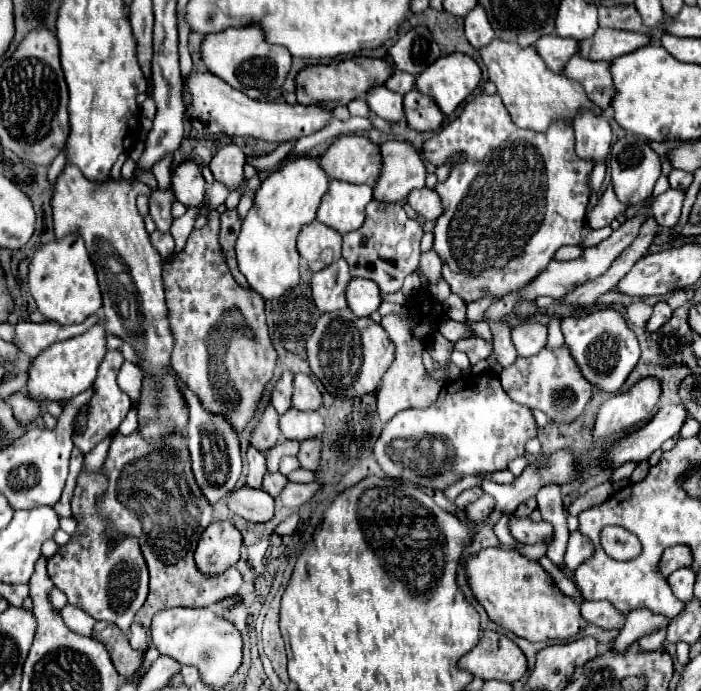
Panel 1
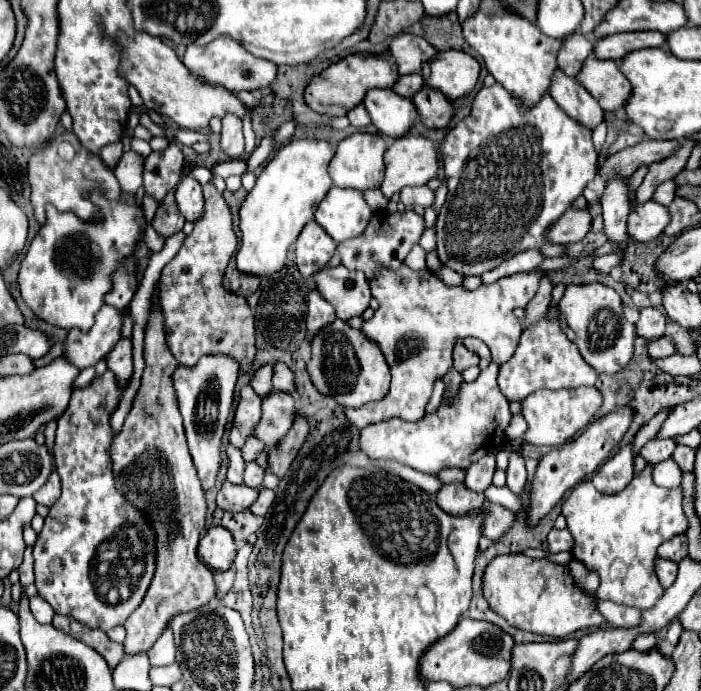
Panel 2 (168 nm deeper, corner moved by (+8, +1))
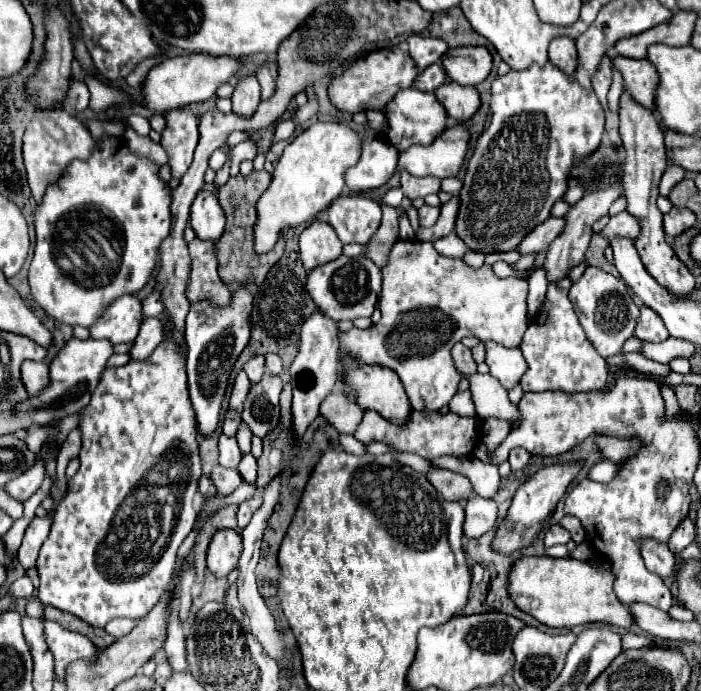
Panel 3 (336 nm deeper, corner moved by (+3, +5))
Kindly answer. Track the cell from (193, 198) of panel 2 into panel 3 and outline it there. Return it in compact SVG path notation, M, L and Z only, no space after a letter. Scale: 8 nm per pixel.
M201 190L191 206L191 226L199 240L219 240L225 230L225 212L215 194Z

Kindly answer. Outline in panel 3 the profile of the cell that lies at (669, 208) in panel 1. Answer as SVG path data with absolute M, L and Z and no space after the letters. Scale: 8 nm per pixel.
M621 212L609 220L609 224L599 232L607 242L613 238L635 238L639 236L639 220L629 216L629 212Z

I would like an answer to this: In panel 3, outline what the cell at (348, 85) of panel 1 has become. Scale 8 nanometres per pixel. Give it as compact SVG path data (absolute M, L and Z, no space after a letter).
M375 50L357 62L353 62L343 76L335 78L329 86L329 96L339 110L349 114L367 112L367 110L383 110L385 104L405 88L411 88L419 70L413 64L413 58L407 52L393 52L393 50Z

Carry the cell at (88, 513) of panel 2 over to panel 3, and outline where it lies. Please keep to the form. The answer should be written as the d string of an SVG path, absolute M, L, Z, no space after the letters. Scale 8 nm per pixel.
M169 326L169 332L165 334L165 340L157 346L157 350L145 358L145 360L131 360L129 364L121 368L109 368L105 370L99 386L95 388L91 402L87 408L83 408L81 414L81 436L83 436L83 448L79 454L81 468L79 472L69 480L69 494L61 500L55 512L55 520L51 524L49 538L41 546L39 560L37 560L37 570L39 570L39 600L43 604L51 604L63 612L75 614L83 622L103 628L109 620L113 618L131 618L131 620L141 620L145 618L151 608L161 600L165 594L171 578L173 578L173 568L175 568L175 558L177 558L177 548L181 542L187 538L187 534L193 530L195 520L197 520L197 510L193 508L195 494L199 490L199 478L203 476L201 468L201 458L199 458L199 442L197 442L197 420L193 416L193 406L189 404L189 386L187 386L187 372L185 372L185 350L181 350L181 344L175 340L173 326Z

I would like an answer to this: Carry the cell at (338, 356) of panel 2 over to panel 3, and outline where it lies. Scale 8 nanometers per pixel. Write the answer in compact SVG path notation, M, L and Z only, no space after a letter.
M363 366L341 374L341 380L357 388L357 404L377 410L391 424L405 424L411 416L411 404L399 376L381 366Z

